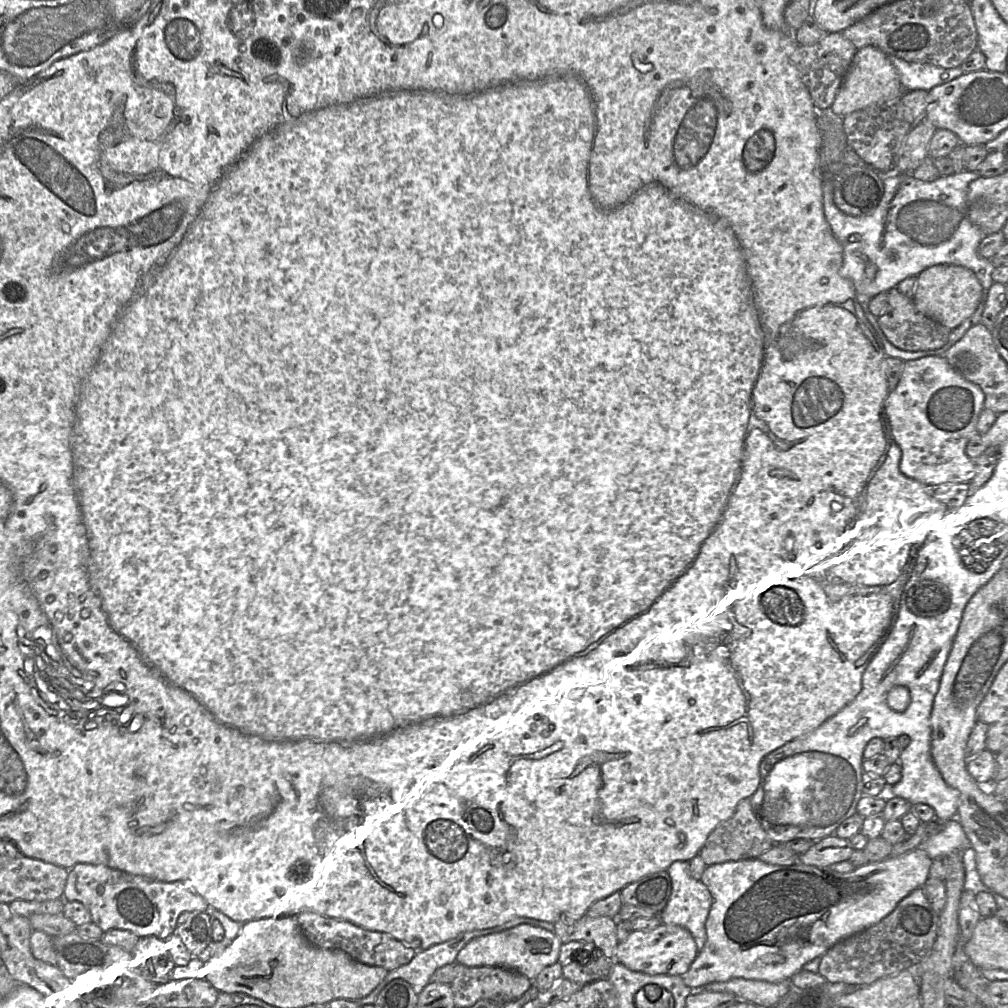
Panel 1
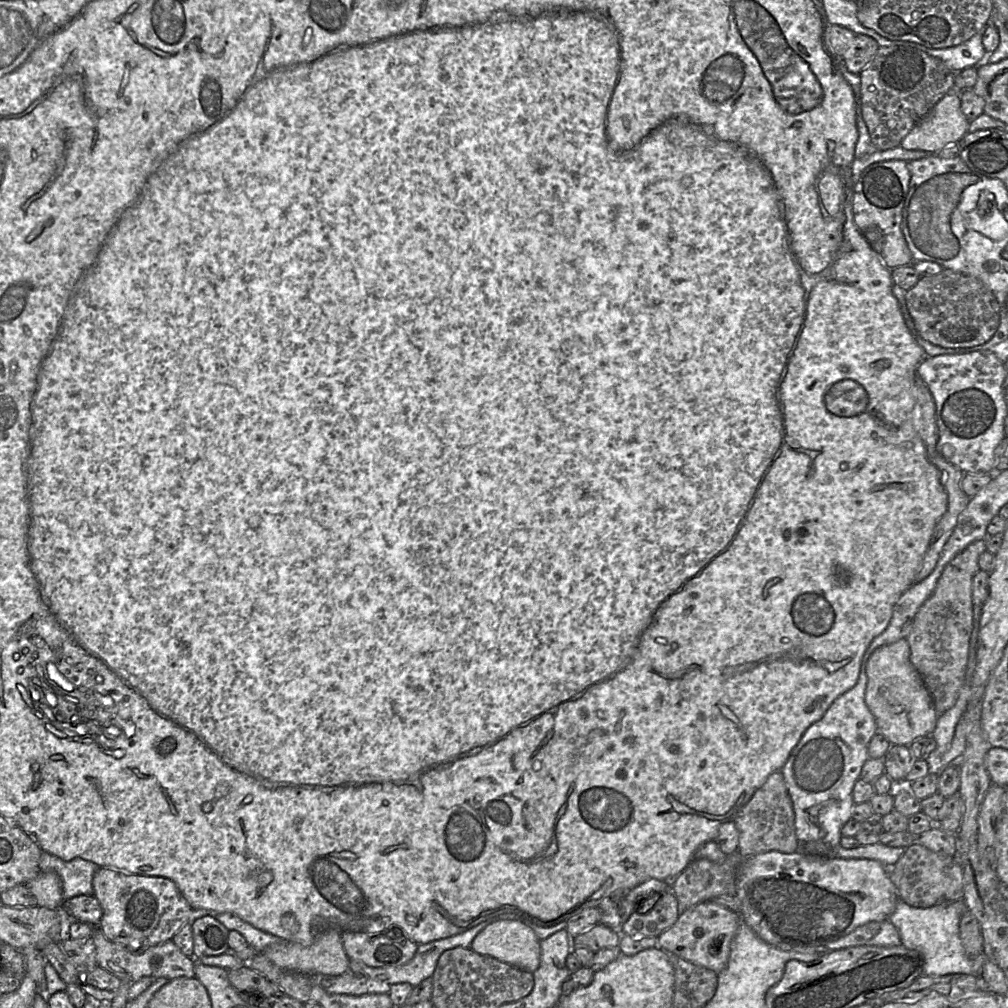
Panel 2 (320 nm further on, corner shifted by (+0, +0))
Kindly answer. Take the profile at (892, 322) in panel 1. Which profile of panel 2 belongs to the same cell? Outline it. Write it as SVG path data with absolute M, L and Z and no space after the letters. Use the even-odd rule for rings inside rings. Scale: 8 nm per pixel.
M943 269L935 275L920 277L918 282L906 291L906 305L920 336L943 348L969 348L984 344L997 331L1000 323L1000 304L995 295L978 278Z

